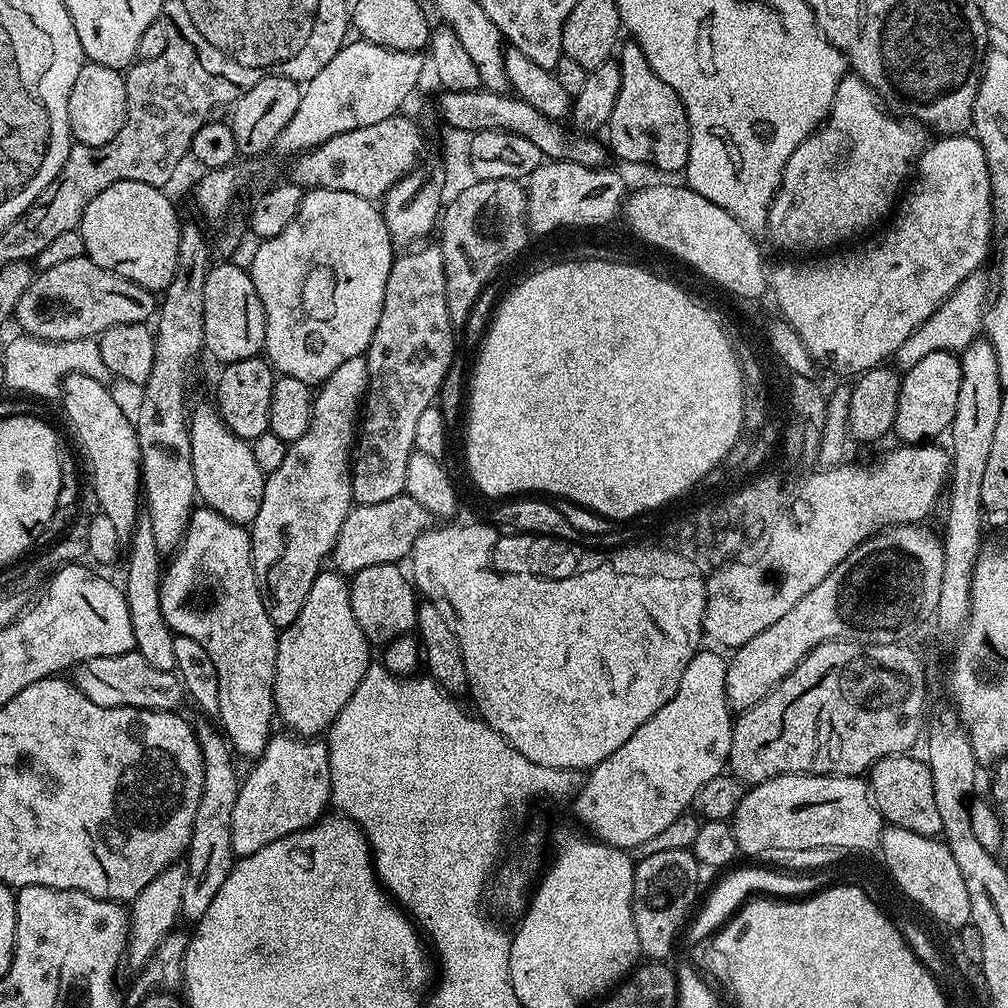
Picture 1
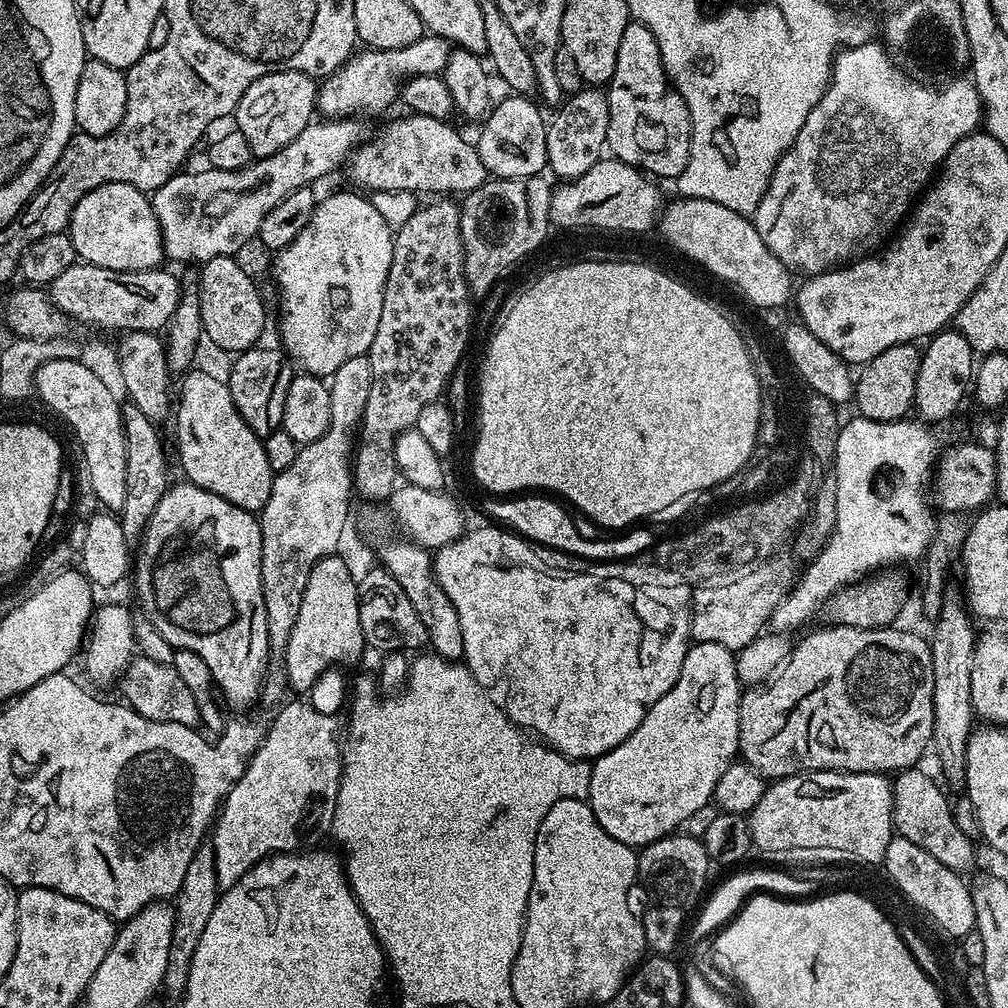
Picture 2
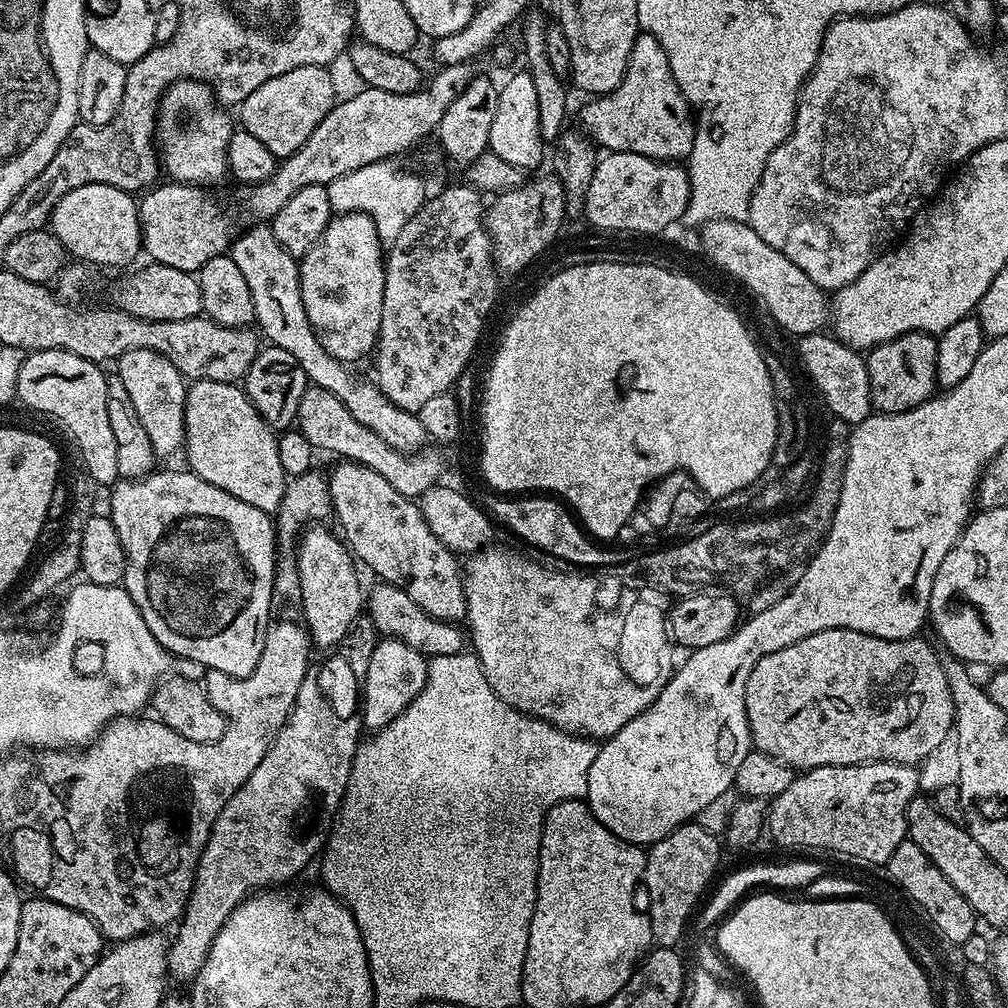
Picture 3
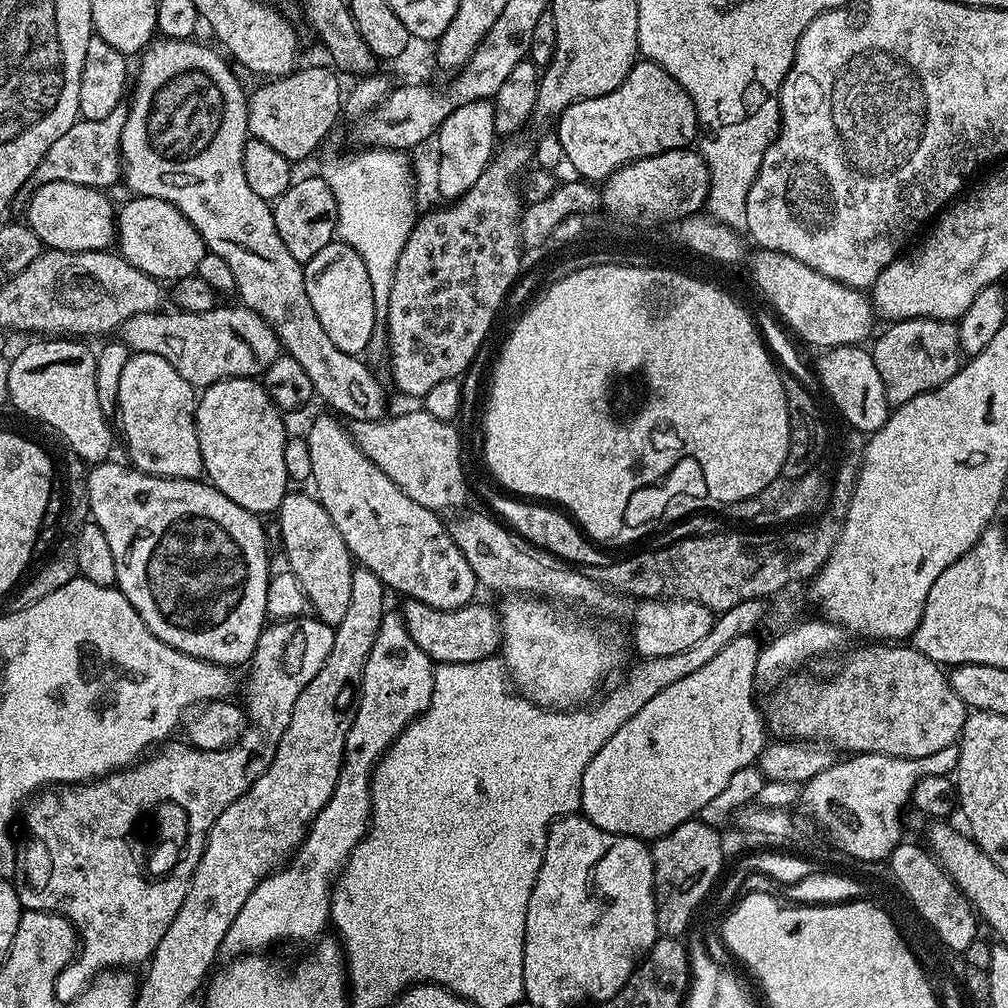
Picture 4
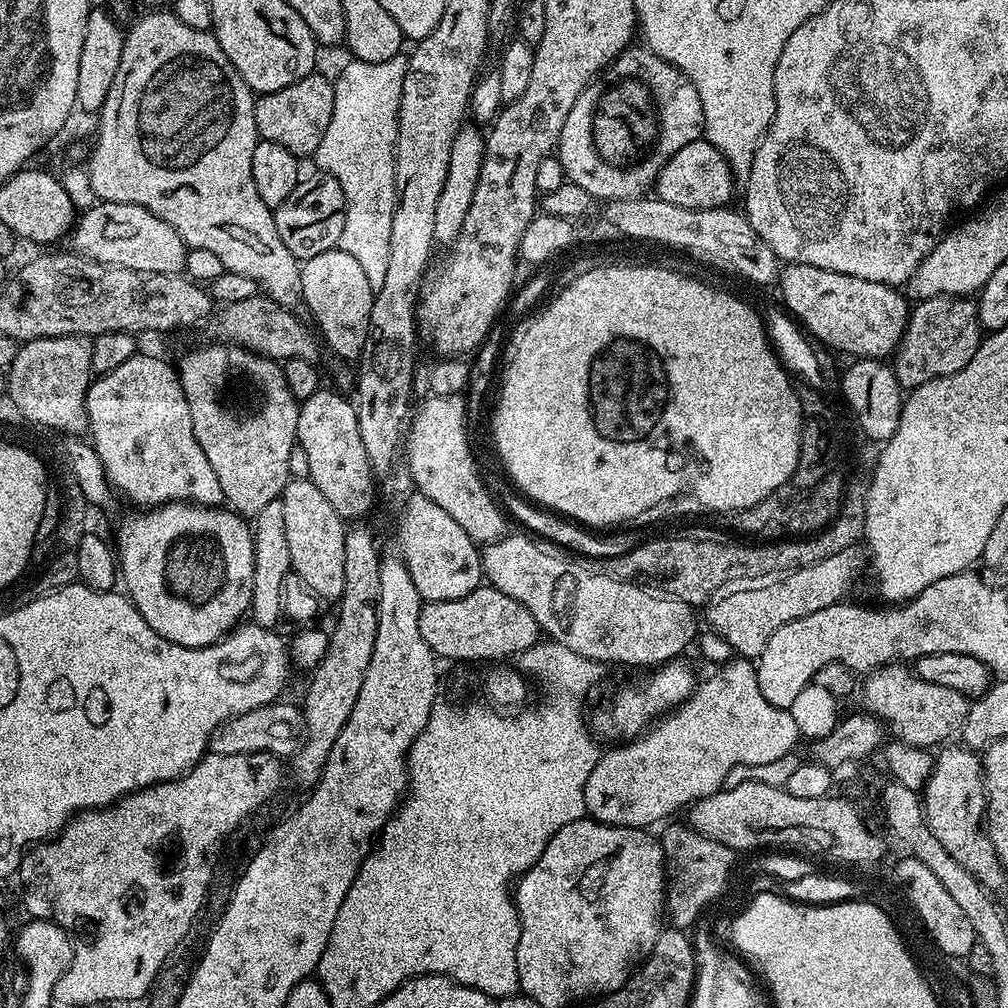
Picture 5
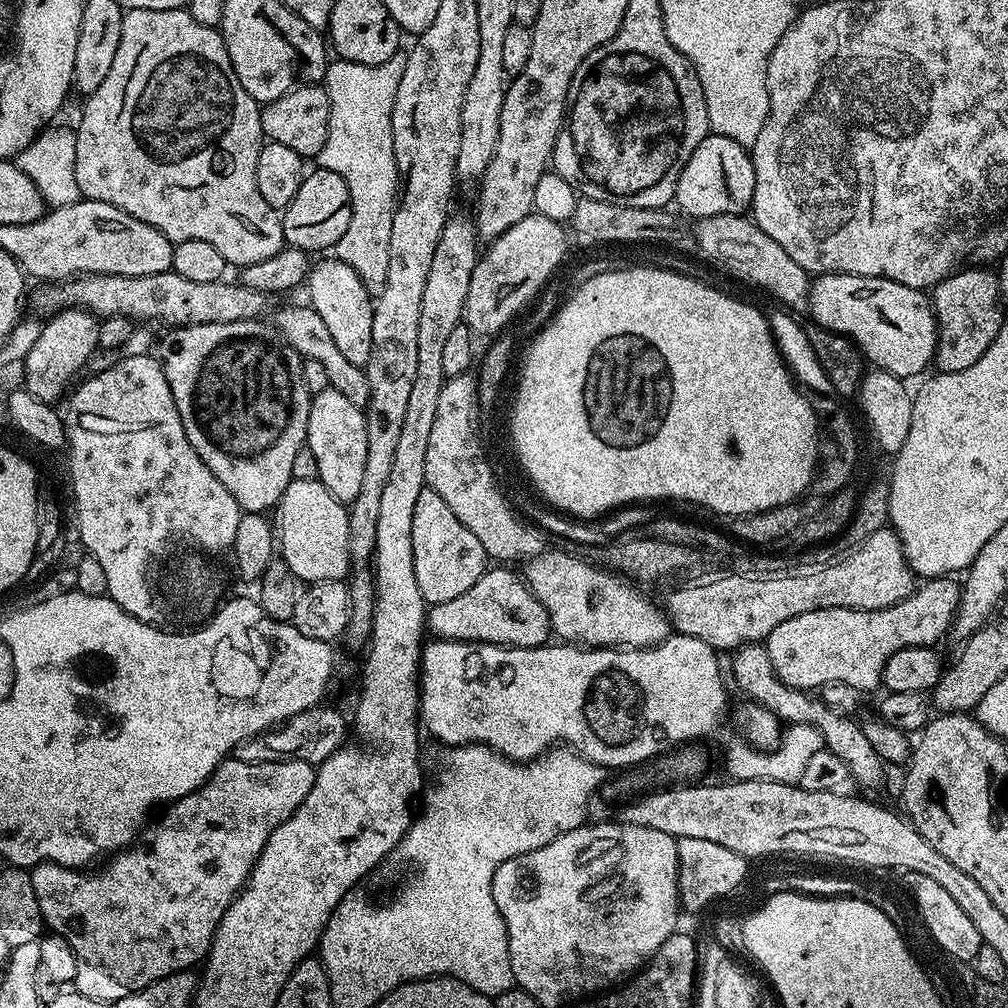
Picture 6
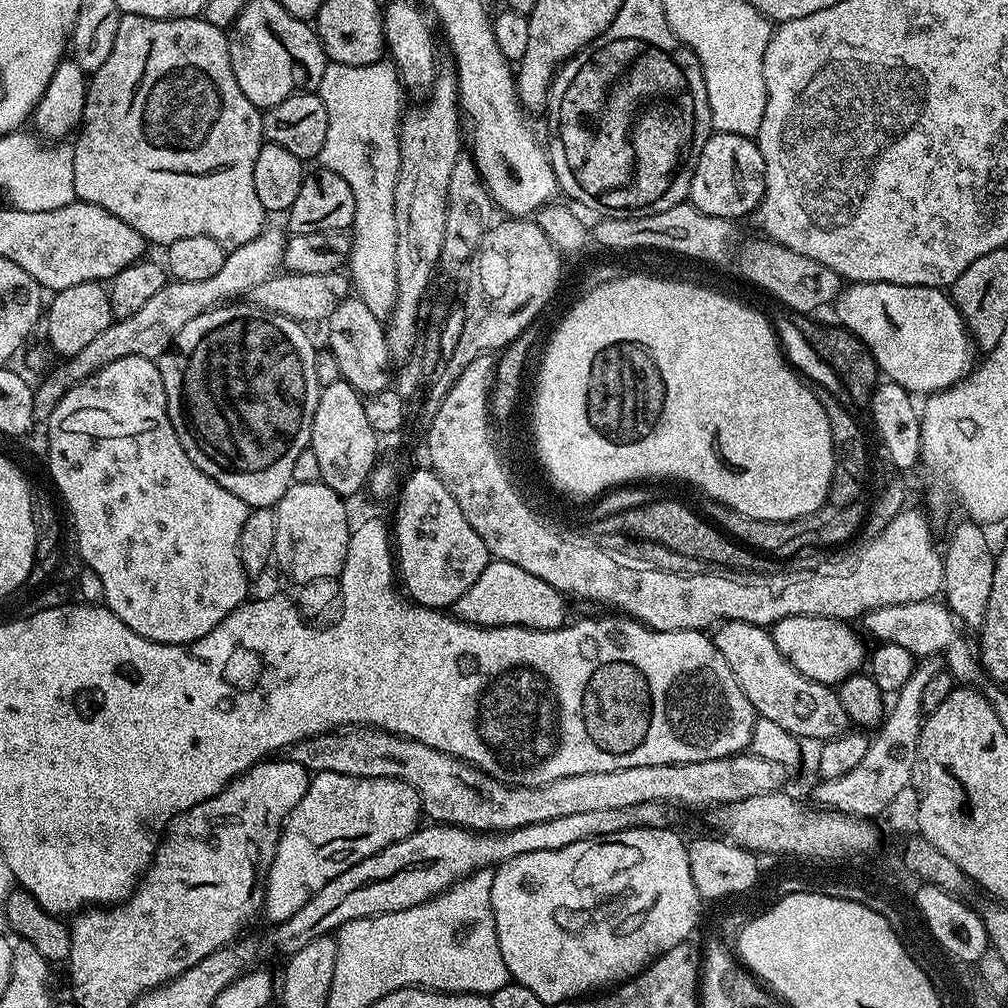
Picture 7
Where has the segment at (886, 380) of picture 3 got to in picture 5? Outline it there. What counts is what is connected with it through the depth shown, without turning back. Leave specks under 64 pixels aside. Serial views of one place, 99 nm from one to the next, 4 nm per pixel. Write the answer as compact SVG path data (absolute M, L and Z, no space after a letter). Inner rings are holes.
M935 296L916 300L911 305L908 324L901 334L890 367L901 389L911 390L934 378L958 374L958 370L962 370L962 366L966 366L980 349L981 339L982 329L975 299L966 296Z

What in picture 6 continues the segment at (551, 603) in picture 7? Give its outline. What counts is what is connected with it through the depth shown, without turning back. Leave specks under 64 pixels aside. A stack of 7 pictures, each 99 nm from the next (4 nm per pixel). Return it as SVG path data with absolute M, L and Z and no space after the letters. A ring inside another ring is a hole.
M489 567L482 578L478 578L478 582L474 582L474 586L466 590L466 594L451 602L431 605L426 612L427 631L442 640L457 640L467 644L505 644L507 648L538 648L547 645L553 630L546 606L542 606L542 602L538 602L538 598L528 589L527 583L508 568L511 567Z

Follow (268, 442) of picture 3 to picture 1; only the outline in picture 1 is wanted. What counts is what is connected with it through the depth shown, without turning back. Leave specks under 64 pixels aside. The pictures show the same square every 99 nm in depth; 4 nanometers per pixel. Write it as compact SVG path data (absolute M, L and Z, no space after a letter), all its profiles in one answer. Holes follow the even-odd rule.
M211 403L191 409L188 434L194 462L194 486L203 507L214 509L235 524L251 525L262 506L266 479L266 474L258 470L251 443L233 434Z

